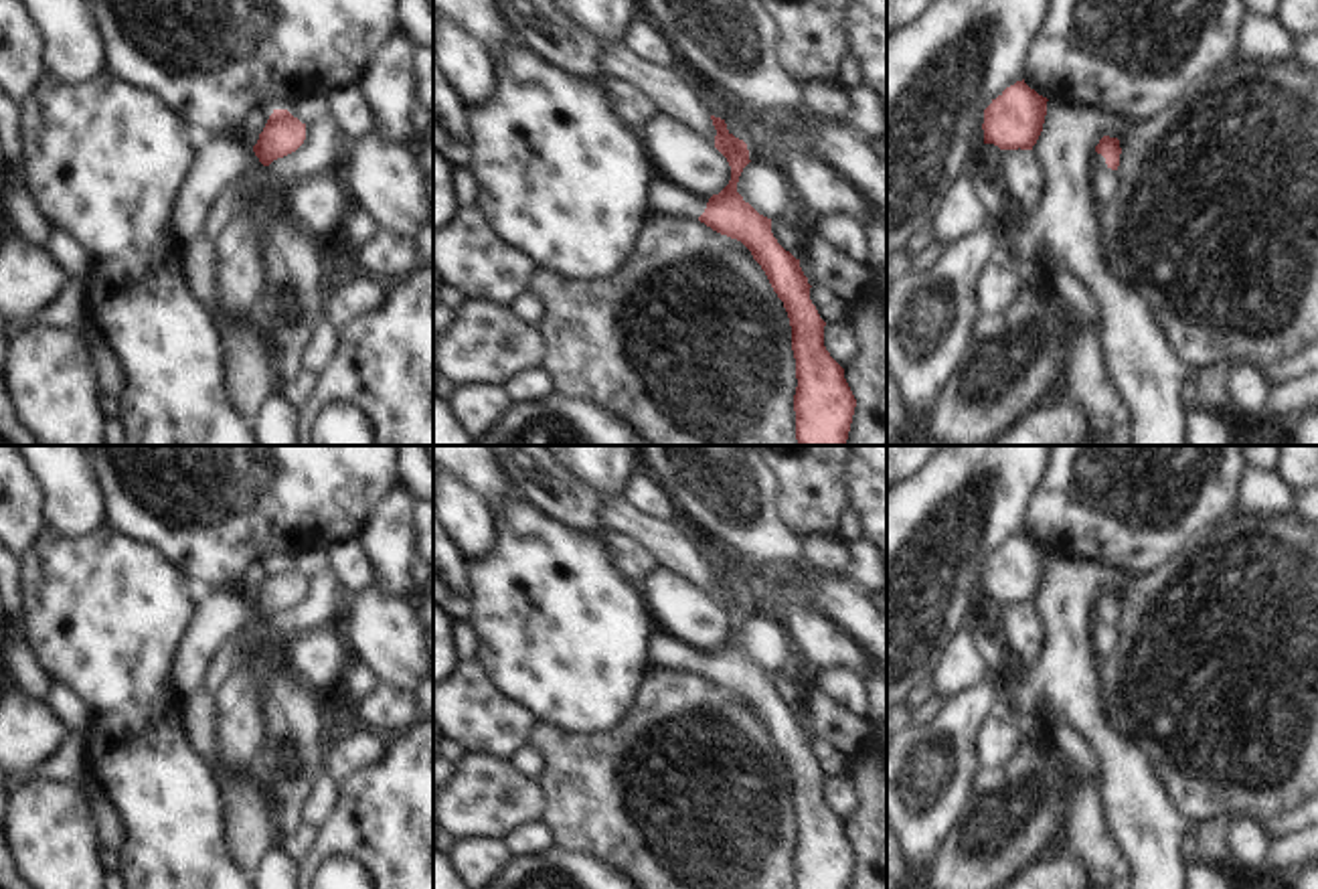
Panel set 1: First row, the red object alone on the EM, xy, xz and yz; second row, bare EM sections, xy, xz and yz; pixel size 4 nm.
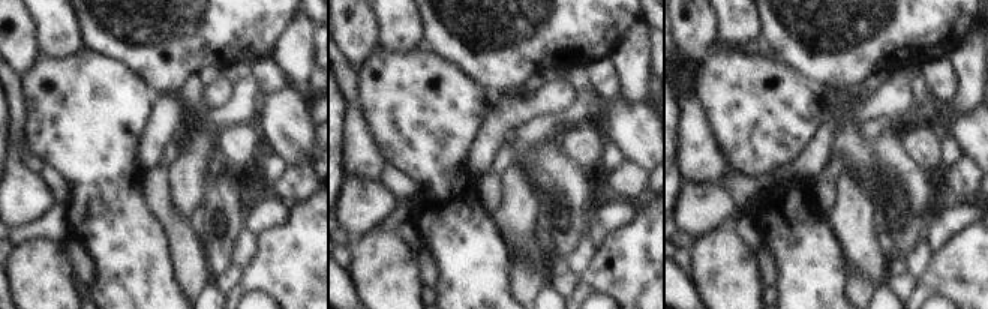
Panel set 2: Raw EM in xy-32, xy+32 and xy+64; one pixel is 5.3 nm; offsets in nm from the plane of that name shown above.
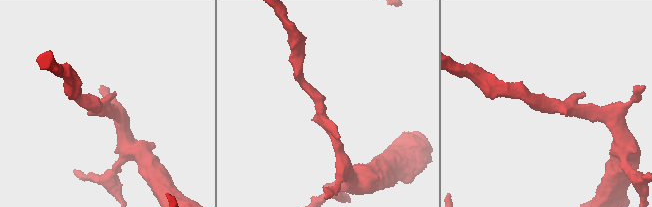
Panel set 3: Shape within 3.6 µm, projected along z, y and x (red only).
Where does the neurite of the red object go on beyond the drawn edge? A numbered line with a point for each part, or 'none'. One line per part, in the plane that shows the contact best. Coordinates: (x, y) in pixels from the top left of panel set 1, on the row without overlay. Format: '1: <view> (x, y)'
1: xy (217, 616)

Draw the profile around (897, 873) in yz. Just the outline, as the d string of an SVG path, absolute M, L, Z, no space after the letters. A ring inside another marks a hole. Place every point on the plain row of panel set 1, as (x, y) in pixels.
M887 820L887 889L909 889L911 871Z

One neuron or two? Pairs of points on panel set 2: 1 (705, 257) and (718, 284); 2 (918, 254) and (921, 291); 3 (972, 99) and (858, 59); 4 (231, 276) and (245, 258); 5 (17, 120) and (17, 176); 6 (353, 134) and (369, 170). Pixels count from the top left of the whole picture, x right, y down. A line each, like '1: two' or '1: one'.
1: one
2: two
3: two
4: two
5: one
6: one

